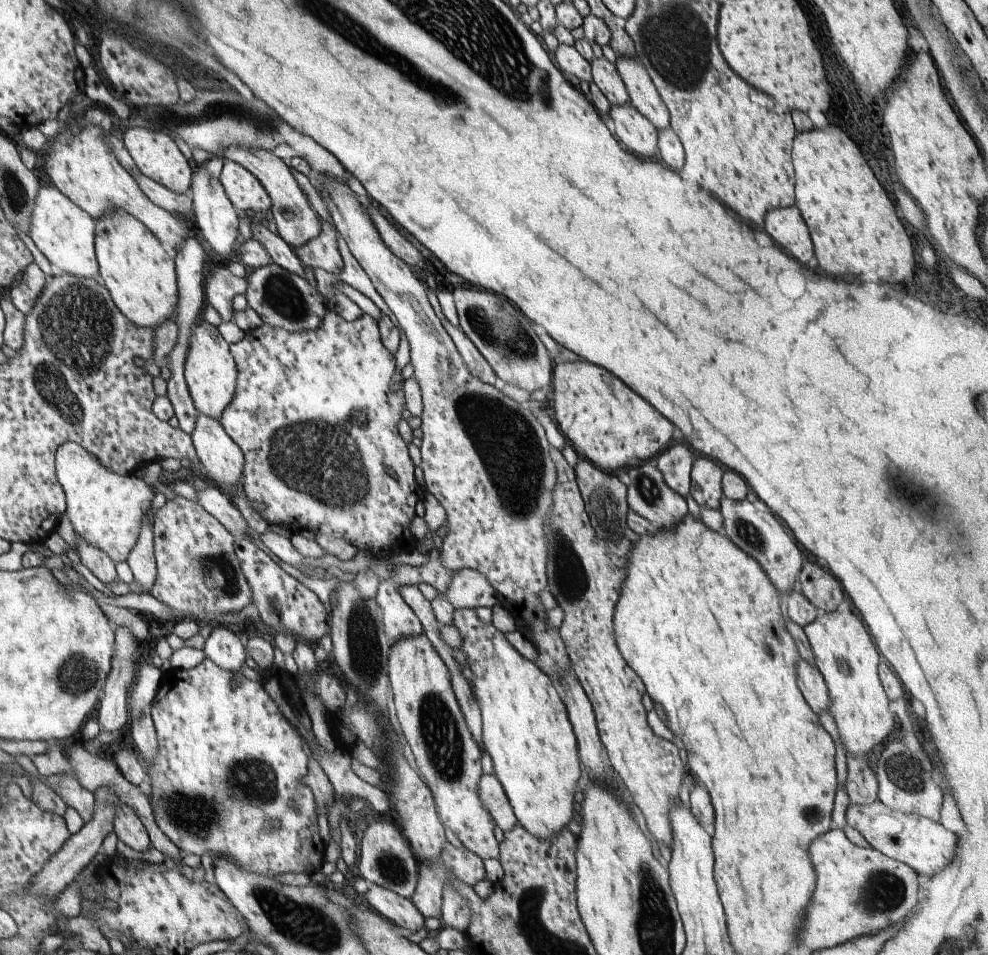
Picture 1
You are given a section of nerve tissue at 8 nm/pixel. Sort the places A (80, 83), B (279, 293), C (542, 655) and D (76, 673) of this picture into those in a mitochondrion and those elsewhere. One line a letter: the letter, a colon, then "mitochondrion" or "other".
A: other
B: mitochondrion
C: other
D: mitochondrion

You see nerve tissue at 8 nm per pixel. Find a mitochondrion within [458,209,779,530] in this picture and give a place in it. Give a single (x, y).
(497, 329)

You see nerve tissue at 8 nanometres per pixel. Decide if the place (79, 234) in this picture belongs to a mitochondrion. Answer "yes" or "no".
no

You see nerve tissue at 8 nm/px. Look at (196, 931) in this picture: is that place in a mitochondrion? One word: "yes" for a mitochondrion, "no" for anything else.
no

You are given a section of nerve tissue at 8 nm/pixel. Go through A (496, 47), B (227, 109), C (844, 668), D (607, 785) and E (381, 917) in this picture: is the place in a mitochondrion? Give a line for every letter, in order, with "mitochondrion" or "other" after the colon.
A: mitochondrion
B: mitochondrion
C: mitochondrion
D: other
E: other

